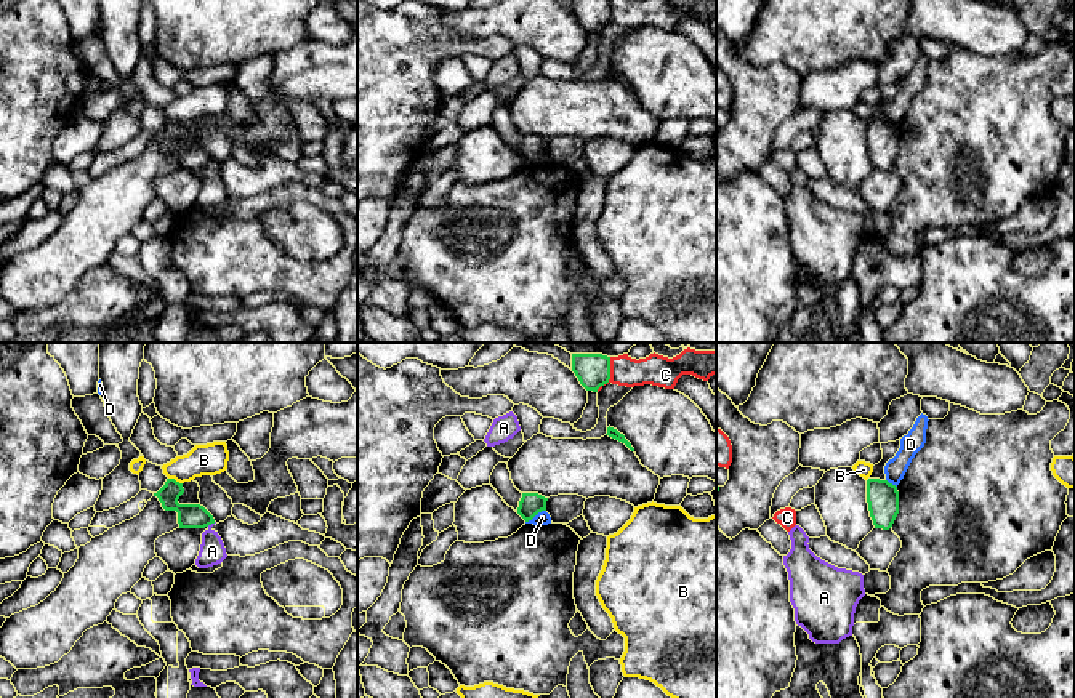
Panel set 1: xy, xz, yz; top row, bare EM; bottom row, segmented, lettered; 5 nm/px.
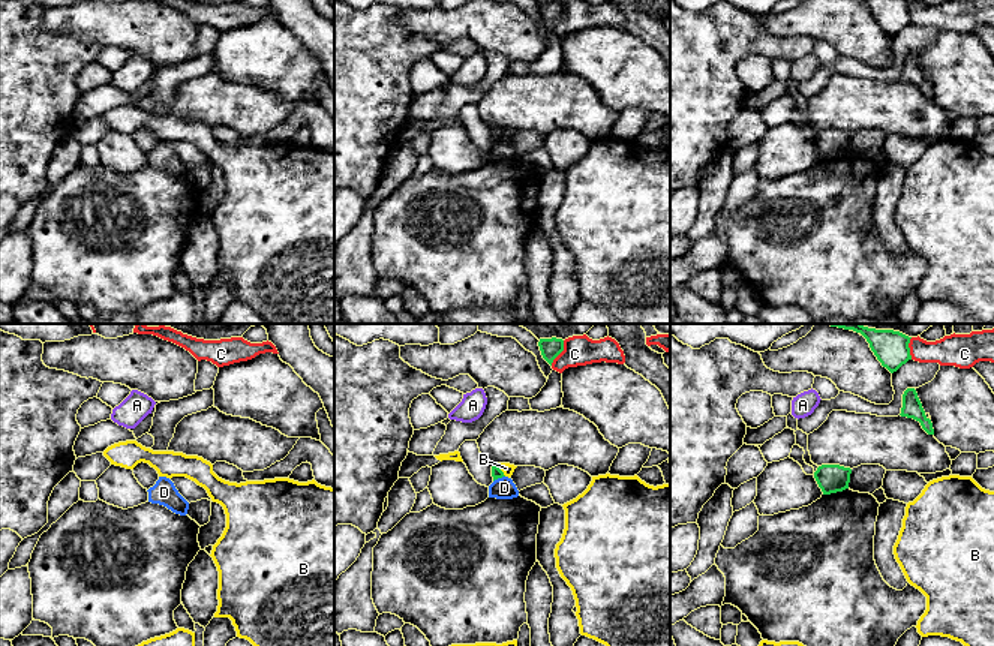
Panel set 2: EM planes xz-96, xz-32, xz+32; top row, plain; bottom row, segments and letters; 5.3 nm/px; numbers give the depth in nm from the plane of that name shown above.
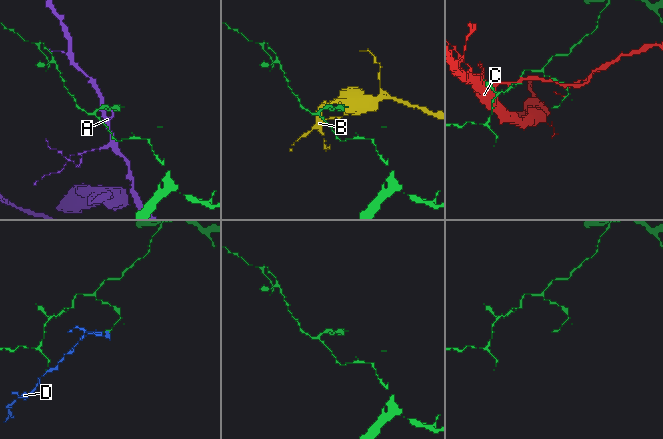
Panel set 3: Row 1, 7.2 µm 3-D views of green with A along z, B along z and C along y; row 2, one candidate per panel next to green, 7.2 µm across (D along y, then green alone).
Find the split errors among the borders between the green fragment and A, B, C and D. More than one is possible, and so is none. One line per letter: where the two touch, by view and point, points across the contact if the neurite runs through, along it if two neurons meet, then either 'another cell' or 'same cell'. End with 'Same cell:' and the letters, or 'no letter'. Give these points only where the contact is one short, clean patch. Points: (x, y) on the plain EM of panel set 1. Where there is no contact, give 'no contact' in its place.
A: contact xy (210, 165); border xy (215, 164), (207, 167); another cell
B: contact xy (173, 120); border xy (169, 119), (181, 125); another cell
C: contact xz (609, 18); another cell
D: contact xz (535, 156); border xz (545, 151), (526, 164); another cell
Same cell: no letter

